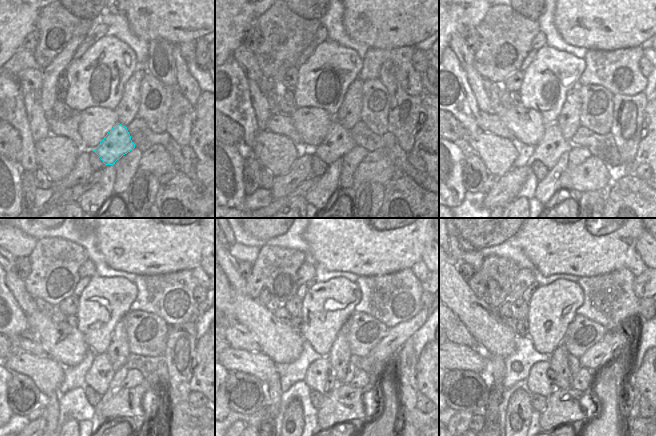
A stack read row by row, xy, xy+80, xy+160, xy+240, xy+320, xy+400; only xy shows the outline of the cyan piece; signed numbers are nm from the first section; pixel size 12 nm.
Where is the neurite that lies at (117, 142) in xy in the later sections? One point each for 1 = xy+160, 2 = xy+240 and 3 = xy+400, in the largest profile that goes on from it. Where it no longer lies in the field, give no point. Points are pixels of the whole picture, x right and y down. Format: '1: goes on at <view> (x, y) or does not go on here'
1: goes on at xy+160 (553, 145)
2: goes on at xy+240 (99, 376)
3: goes on at xy+400 (538, 381)

